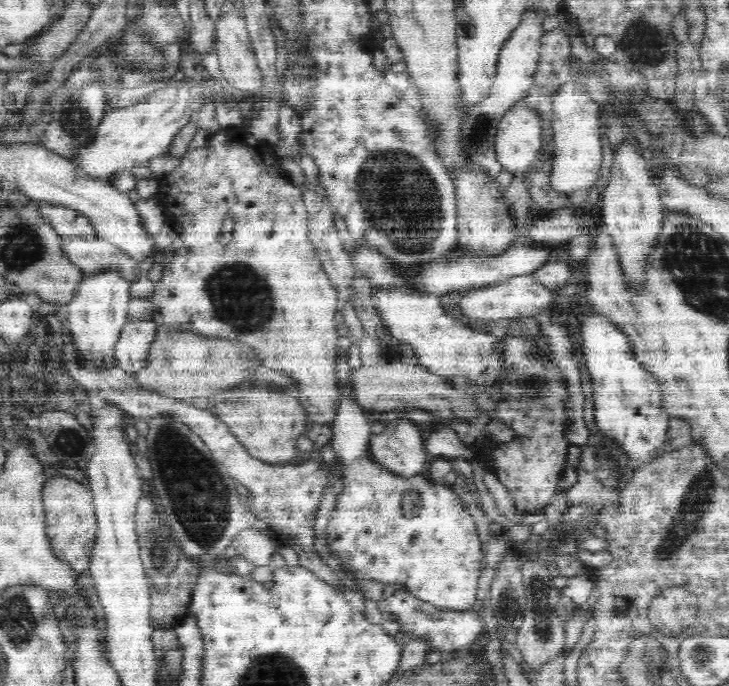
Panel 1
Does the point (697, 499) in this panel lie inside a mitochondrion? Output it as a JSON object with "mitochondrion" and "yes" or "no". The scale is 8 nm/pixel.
{"mitochondrion":"yes"}

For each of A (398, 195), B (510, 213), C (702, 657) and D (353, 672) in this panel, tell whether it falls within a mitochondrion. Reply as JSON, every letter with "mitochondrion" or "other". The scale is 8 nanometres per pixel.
{"A":"mitochondrion","B":"other","C":"mitochondrion","D":"other"}

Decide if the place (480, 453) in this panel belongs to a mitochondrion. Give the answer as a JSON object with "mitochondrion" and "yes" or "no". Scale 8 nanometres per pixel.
{"mitochondrion":"no"}

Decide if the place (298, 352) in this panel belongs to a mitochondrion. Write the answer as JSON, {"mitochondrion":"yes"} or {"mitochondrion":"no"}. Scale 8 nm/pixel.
{"mitochondrion":"no"}

